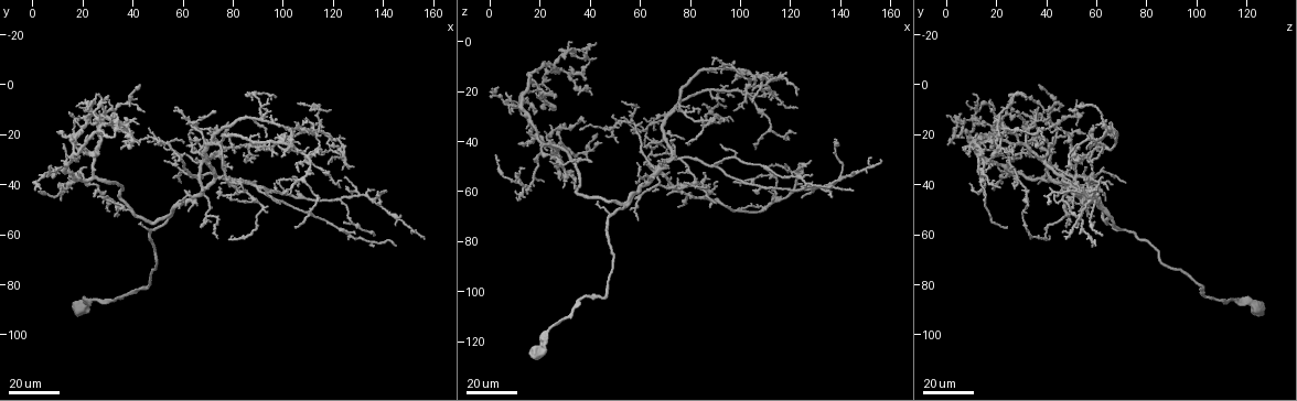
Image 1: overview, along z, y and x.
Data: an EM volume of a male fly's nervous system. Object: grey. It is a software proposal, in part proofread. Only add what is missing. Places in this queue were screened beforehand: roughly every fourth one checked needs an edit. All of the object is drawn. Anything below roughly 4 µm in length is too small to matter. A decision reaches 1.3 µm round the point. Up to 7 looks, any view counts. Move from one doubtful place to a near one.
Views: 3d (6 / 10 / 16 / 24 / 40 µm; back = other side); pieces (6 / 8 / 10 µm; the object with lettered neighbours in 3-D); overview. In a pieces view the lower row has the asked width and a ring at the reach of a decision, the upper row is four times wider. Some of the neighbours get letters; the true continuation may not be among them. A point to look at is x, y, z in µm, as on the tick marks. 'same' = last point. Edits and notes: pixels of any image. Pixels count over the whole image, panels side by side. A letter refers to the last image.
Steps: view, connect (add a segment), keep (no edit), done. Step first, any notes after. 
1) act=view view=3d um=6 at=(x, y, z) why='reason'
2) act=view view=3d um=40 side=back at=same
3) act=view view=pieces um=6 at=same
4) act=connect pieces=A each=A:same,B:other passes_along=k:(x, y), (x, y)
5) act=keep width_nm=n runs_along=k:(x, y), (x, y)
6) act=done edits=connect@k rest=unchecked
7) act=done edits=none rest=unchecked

act=view view=3d um=16 at=(28, 12, 4) why='tapers out'

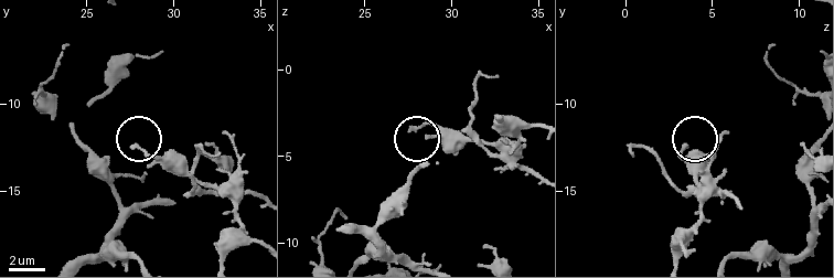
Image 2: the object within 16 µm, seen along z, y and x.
act=view view=pieces um=6 at=(27.6, 12.5, 3.5)

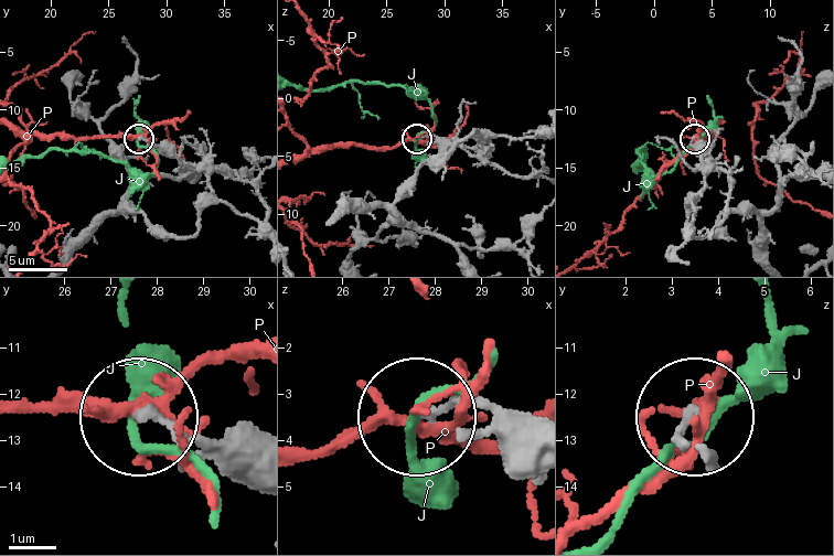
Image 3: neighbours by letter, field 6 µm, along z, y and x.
act=keep each=J:other,P:other runs_along=3:(259, 492), (145, 417) found='no lettered segment goes on from it'

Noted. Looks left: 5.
act=view view=3d um=16 at=(26, 14, 27) why='an open end'

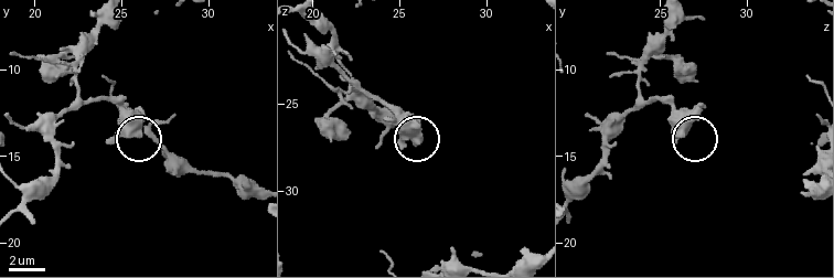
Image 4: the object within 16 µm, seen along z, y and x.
act=view view=pieces um=6 at=(26.1, 13.7, 26.2) why='what lies round it'

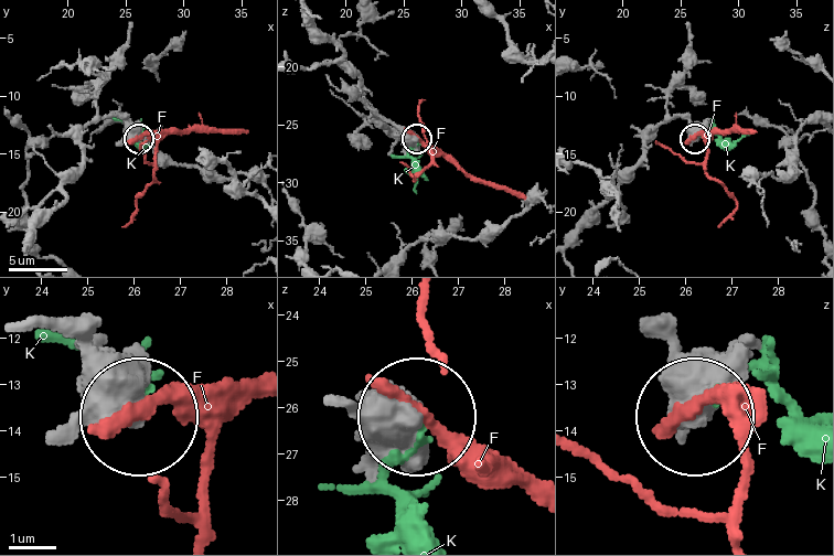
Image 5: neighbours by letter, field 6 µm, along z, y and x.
act=keep each=F:other,K:other runs_along=5:(669, 345), (693, 413) found='none of them fits'

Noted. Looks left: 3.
act=view view=3d um=24 at=(77, 30, 38) why='free end'

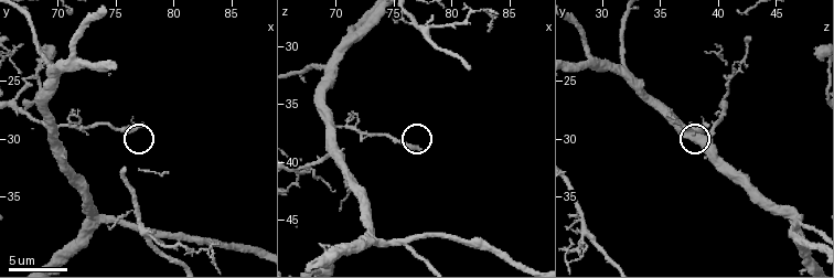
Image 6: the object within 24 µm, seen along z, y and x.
act=view view=3d um=6 at=(77.4, 29.0, 39.0)

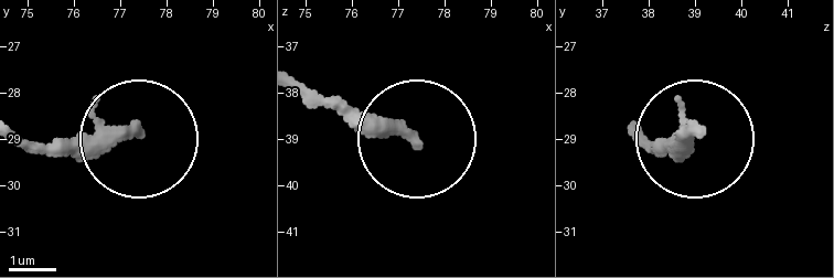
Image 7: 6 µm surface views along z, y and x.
act=view view=pieces um=10 at=(77.35, 28.75, 39.10)

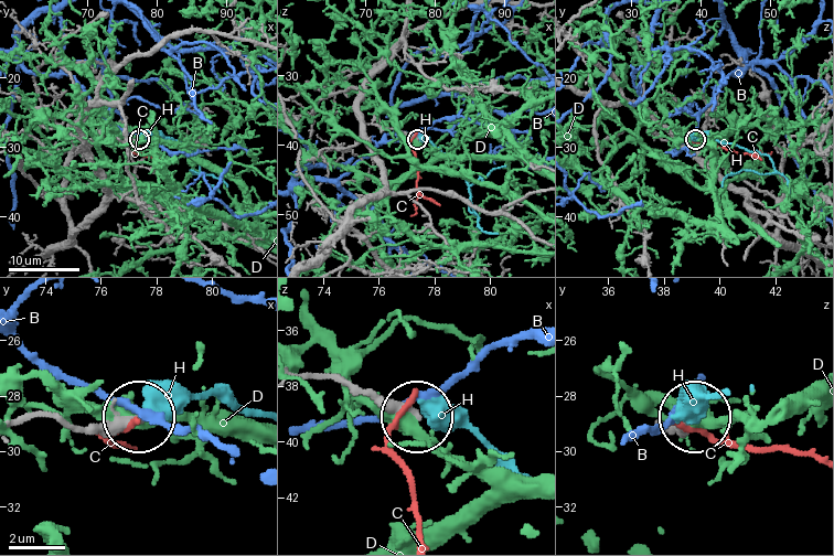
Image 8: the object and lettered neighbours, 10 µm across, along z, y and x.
act=keep width_nm=240 each=B:other,C:other,D:other,H:other runs_along=8:(23, 420), (135, 420) found='no lettered segment goes on from it'

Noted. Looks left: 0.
act=done edits=none rest=unchecked

